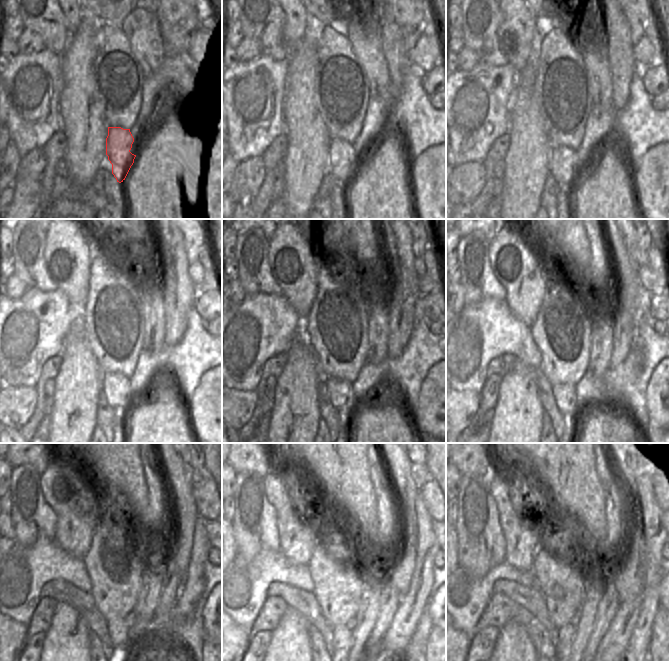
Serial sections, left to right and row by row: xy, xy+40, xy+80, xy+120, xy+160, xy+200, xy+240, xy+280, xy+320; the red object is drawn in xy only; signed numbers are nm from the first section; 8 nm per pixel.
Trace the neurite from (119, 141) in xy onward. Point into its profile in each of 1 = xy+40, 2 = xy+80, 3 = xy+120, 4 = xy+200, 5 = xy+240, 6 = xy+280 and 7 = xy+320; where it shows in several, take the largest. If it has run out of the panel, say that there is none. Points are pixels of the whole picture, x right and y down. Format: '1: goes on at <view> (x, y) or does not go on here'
1: goes on at xy+40 (341, 164)
2: goes on at xy+80 (564, 168)
3: goes on at xy+120 (116, 388)
4: goes on at xy+200 (564, 394)
5: goes on at xy+240 (117, 628)
6: goes on at xy+280 (342, 634)
7: goes on at xy+320 (566, 633)

